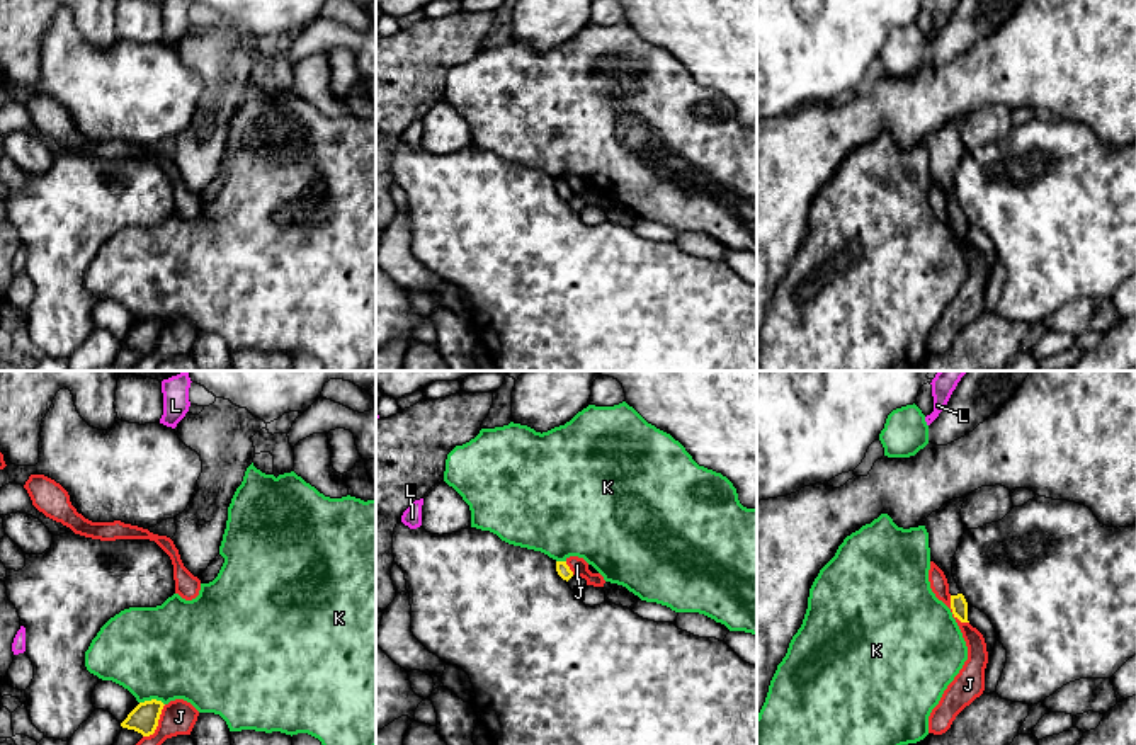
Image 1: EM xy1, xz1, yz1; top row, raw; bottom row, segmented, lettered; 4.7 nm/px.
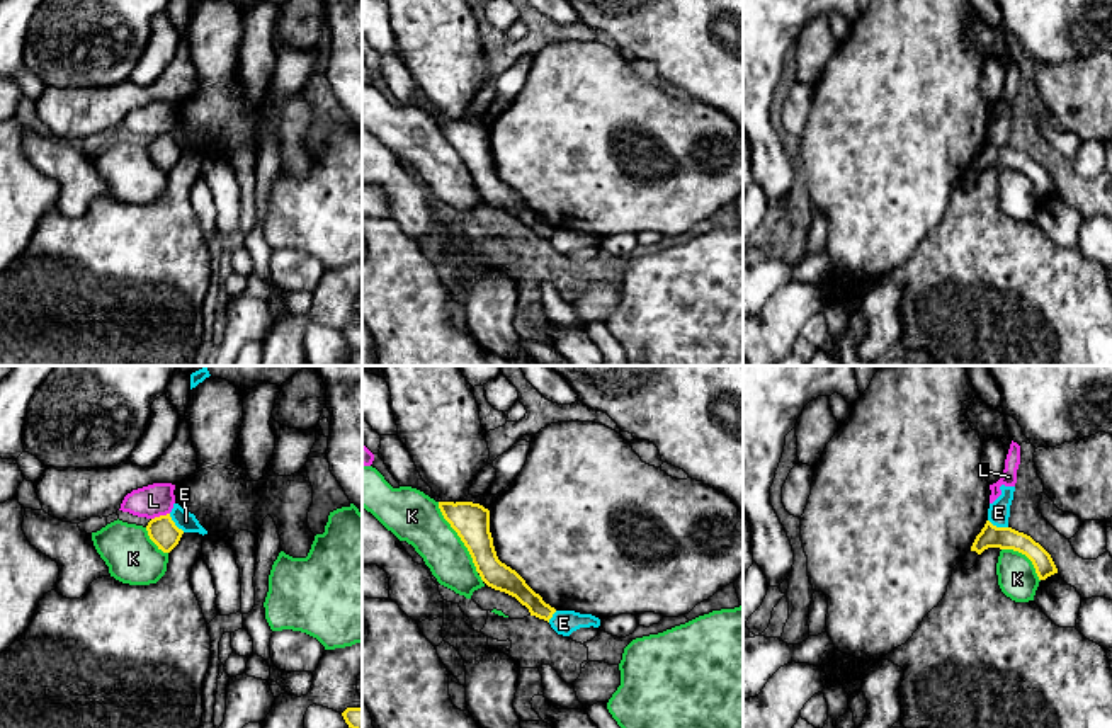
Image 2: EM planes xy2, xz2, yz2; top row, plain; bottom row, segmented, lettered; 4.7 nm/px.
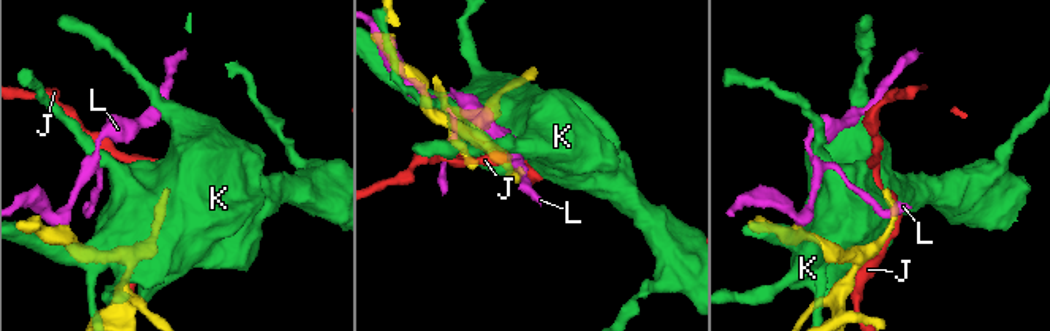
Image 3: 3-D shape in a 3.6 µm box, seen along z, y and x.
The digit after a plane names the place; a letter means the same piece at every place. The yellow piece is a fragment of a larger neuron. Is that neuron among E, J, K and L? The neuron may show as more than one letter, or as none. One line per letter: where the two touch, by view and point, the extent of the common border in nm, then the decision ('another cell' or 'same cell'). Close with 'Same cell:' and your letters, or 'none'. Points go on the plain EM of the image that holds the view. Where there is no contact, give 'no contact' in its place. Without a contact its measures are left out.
E: contact xy2 (174, 143); length 120 nm; another cell
J: contact xy1 (157, 342); length 190 nm; another cell
K: contact xz2 (459, 155); length 380 nm; another cell
L: contact xy2 (160, 135); length 90 nm; another cell
Same cell: none

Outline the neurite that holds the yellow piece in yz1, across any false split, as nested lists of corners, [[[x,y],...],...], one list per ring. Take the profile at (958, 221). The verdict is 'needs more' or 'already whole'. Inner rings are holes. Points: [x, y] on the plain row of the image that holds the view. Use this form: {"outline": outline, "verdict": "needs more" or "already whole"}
{"outline": [[[963,116],[946,121],[927,136],[925,148],[929,151],[930,180],[944,191],[949,202],[952,233],[961,242],[969,242],[968,221],[952,196],[954,173],[966,150],[961,139],[963,122]]], "verdict": "needs more"}

